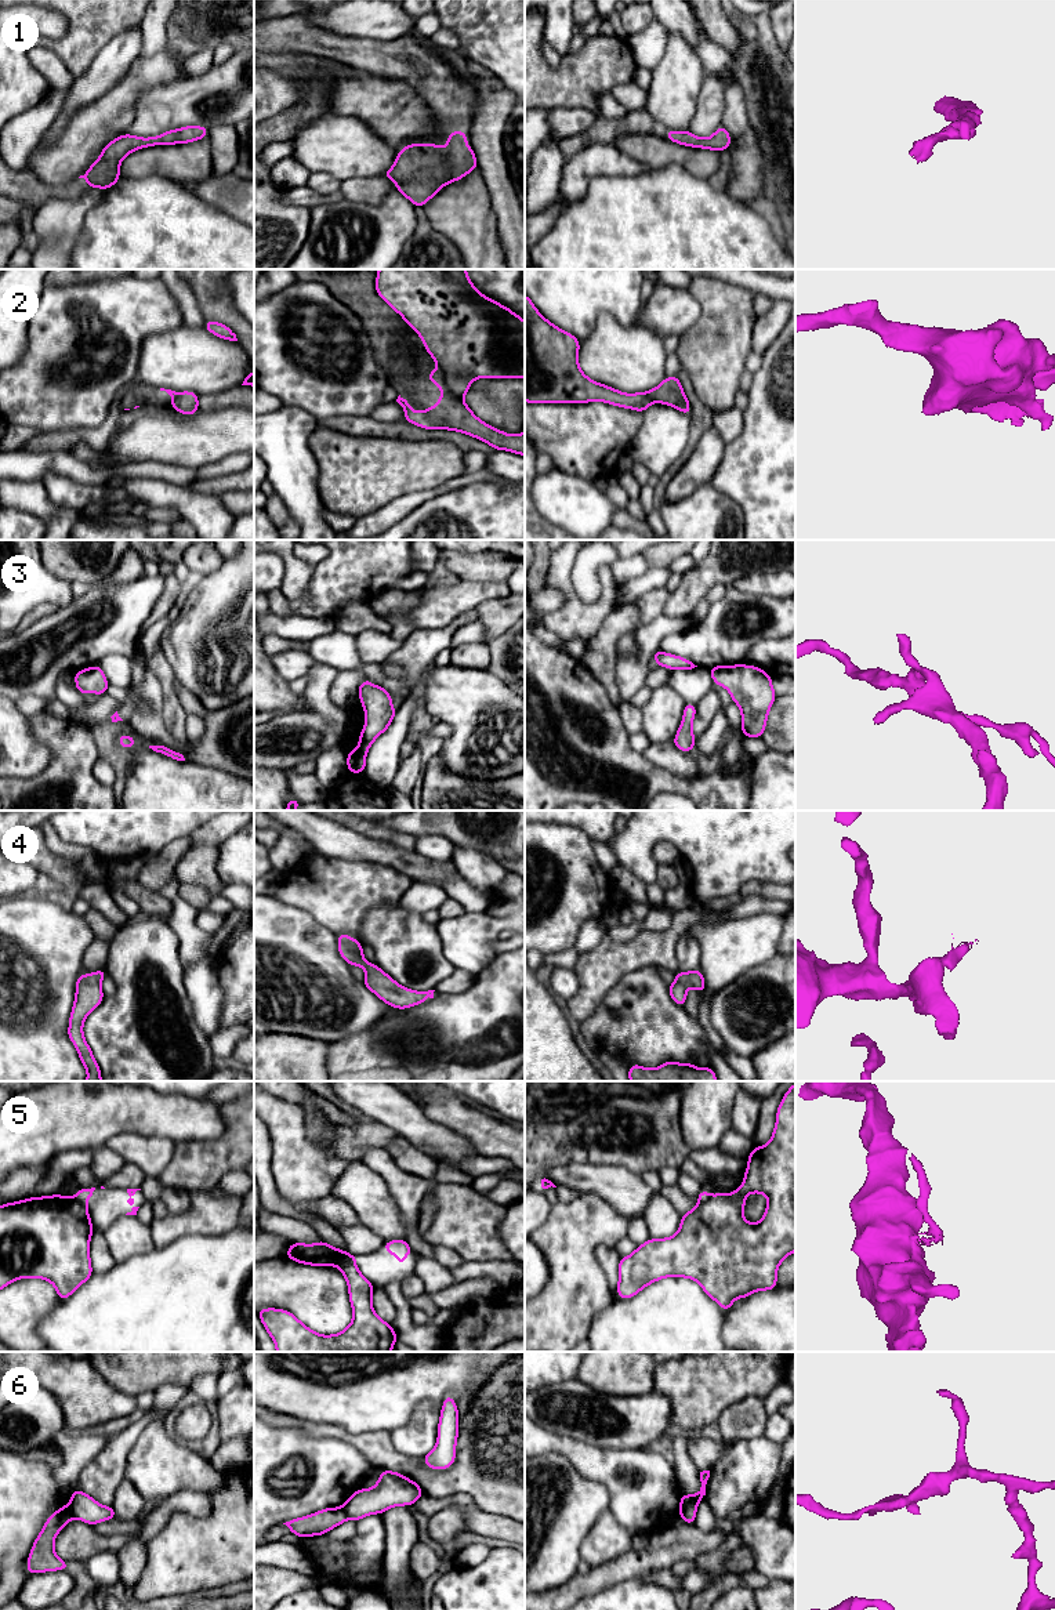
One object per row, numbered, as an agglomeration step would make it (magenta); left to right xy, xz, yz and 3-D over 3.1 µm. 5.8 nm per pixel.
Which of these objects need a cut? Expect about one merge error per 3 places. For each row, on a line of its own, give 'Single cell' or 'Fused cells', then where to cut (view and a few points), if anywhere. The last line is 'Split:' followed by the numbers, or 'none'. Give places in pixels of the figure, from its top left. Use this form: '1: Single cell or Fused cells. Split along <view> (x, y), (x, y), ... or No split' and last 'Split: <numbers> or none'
1: Single cell. No split
2: Fused cells. Split along xz (441, 372), (445, 385), (456, 396), (461, 398)
3: Single cell. No split
4: Single cell. No split
5: Fused cells. Split along yz (710, 1197), (699, 1203)
6: Fused cells. Split along yz (696, 1502), (691, 1502), (681, 1516)
Split: 2, 5, 6

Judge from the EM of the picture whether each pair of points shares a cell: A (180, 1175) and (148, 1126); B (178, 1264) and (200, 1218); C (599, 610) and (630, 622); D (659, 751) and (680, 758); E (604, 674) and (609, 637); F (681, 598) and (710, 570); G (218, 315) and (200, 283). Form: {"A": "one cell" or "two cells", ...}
{"A": "two cells", "B": "two cells", "C": "two cells", "D": "one cell", "E": "one cell", "F": "one cell", "G": "one cell"}

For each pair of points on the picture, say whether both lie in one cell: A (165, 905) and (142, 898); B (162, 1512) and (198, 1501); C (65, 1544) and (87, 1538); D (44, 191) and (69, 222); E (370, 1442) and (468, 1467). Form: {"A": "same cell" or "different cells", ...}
{"A": "same cell", "B": "same cell", "C": "same cell", "D": "different cells", "E": "same cell"}

